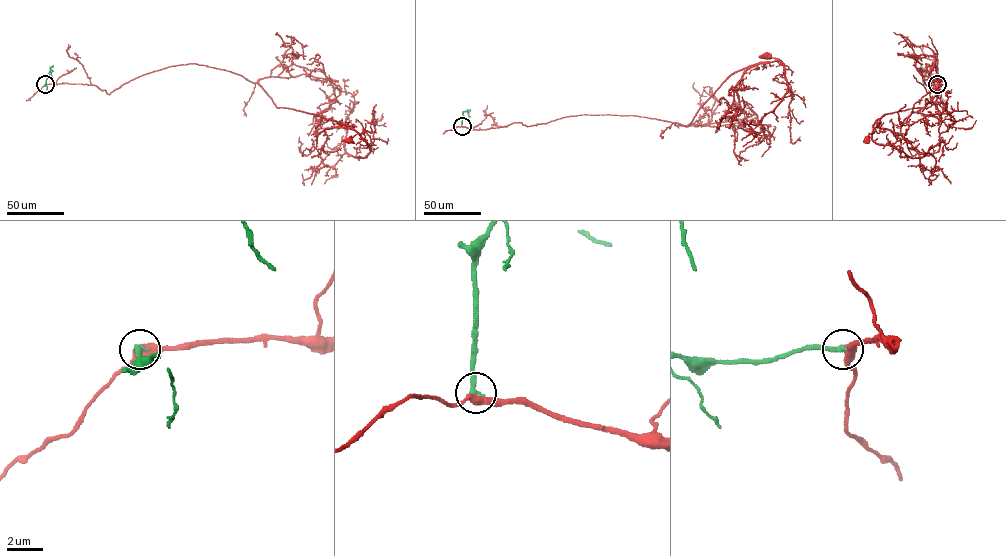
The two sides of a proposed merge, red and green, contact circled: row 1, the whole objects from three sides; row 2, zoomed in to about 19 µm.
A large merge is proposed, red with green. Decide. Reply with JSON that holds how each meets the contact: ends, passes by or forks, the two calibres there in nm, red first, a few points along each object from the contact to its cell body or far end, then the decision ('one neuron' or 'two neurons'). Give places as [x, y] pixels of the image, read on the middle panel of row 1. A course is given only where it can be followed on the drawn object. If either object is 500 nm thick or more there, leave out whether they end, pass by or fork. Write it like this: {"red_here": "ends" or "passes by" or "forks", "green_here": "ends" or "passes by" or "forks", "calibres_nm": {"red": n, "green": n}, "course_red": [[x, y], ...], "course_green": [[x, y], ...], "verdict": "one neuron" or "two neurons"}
{"red_here": "passes by", "green_here": "ends", "calibres_nm": {"red": 440, "green": 320}, "course_red": [[461, 126], [529, 126], [586, 114], [633, 115], [688, 126], [731, 75], [759, 62], [780, 63], [767, 56]], "course_green": [[461, 126], [463, 111], [467, 111], [470, 117]], "verdict": "one neuron"}

